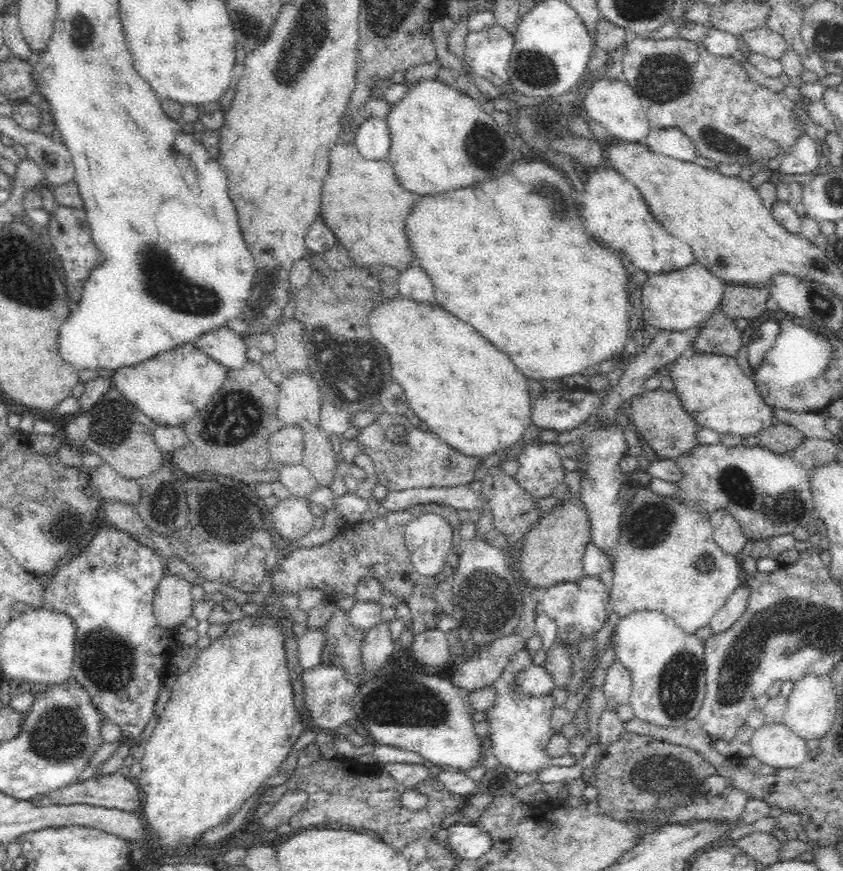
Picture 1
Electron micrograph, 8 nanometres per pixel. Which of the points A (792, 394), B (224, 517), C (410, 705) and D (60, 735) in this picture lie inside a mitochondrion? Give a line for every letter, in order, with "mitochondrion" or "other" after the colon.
A: other
B: mitochondrion
C: mitochondrion
D: mitochondrion

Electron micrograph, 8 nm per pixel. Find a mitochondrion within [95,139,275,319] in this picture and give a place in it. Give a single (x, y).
(159, 280)

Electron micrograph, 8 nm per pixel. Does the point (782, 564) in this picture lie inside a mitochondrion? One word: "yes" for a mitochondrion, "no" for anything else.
no

